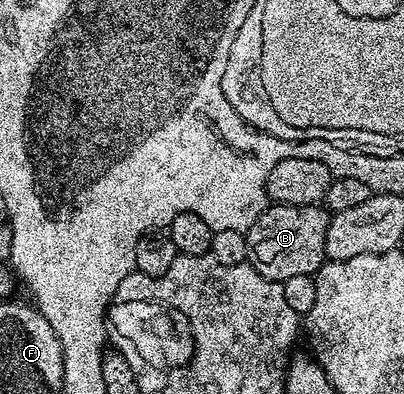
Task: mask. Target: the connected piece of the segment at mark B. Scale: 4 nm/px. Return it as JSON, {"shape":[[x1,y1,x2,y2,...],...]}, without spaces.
{"shape":[[269,205,258,216,256,223,246,231,248,262,262,276,275,282,290,280,290,276,315,275,324,265,326,255,326,228,329,211,323,205,281,206]]}

